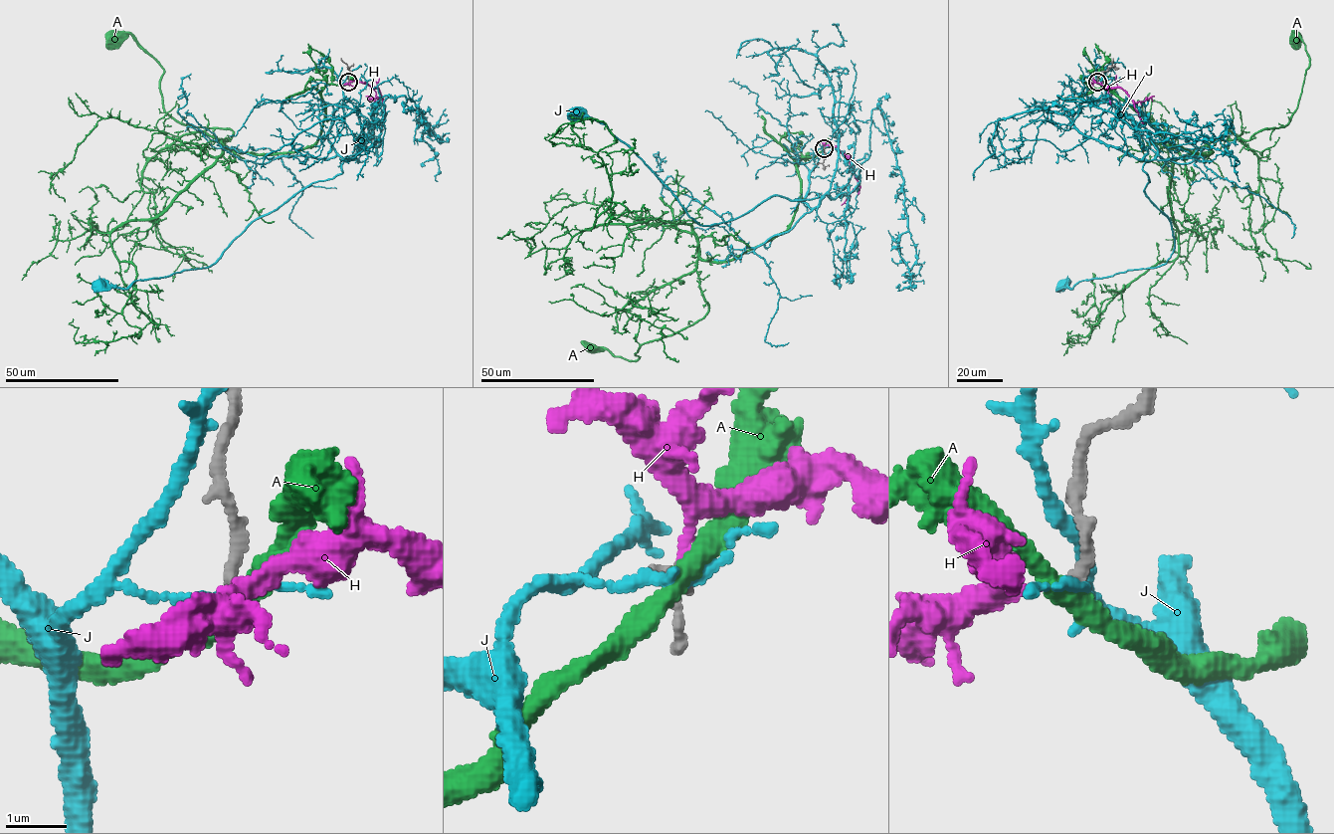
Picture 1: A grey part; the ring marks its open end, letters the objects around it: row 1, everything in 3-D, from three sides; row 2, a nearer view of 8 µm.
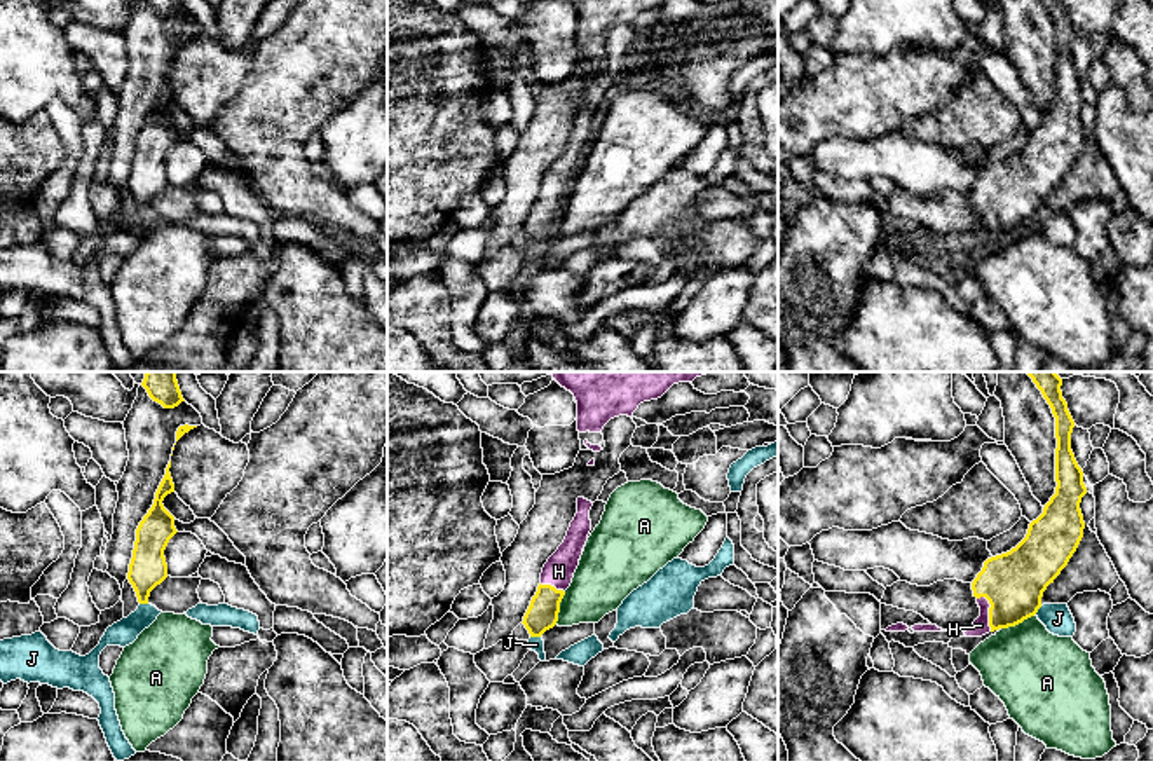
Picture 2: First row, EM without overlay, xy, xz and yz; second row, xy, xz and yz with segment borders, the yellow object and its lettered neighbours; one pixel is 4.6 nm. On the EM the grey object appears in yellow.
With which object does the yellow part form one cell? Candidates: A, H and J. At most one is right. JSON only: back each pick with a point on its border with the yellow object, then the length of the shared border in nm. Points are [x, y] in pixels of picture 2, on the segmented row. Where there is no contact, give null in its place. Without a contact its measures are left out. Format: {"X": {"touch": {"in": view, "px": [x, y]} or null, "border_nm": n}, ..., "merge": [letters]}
{"H": {"touch": {"in": "yz", "px": [989, 613]}, "border_nm": 180}, "merge": ["H"]}

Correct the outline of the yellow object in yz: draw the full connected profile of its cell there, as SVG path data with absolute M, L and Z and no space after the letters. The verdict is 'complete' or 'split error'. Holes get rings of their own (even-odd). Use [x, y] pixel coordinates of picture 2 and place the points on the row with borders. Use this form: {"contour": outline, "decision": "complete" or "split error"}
{"contour": "M1026 372L1055 417L1055 494L1043 513L1029 524L1026 538L1010 552L991 557L972 583L980 616L958 637L982 637L1034 616L1043 592L1068 566L1083 538L1083 471L1071 450L1075 421L1062 398L1055 372Z", "decision": "split error"}

